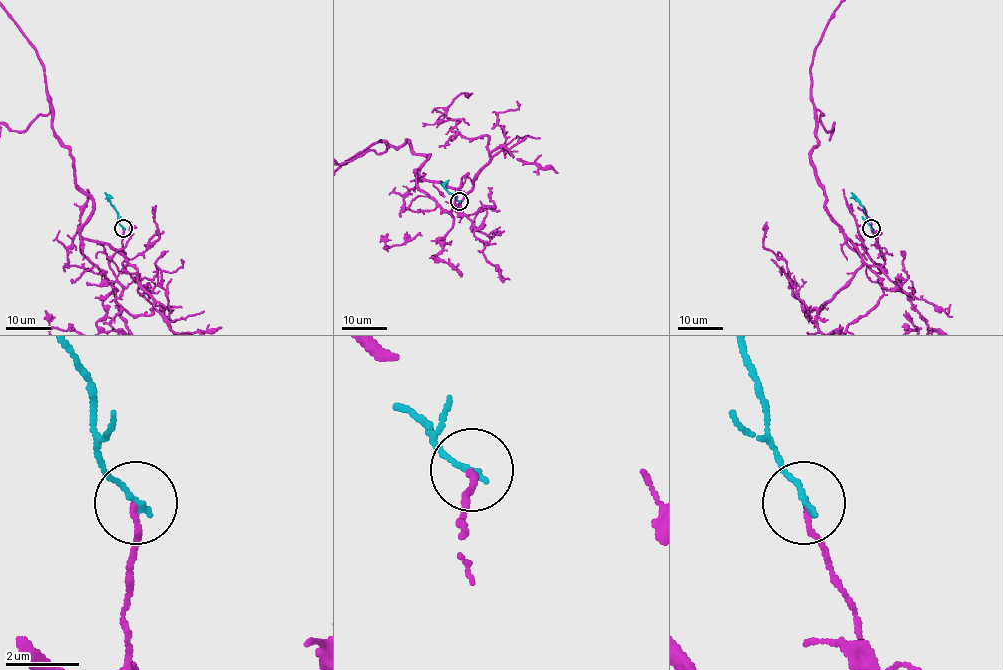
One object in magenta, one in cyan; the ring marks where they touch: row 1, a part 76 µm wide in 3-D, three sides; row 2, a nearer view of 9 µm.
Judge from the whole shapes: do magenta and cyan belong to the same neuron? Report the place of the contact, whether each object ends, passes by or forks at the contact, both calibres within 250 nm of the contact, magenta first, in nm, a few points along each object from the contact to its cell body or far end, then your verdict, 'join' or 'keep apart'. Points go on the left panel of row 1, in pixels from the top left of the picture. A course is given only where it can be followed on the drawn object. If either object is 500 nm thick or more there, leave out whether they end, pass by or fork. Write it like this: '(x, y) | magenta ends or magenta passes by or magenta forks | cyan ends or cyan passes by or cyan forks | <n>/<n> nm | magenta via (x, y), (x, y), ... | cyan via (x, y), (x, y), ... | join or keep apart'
(123, 228) | magenta ends | cyan ends | 160/160 nm | magenta via (123, 227), (125, 267), (80, 234), (92, 200), (52, 110), (0, 123) | cyan via (123, 227), (105, 192) | join

